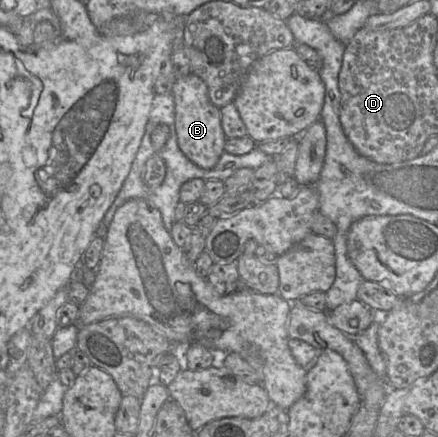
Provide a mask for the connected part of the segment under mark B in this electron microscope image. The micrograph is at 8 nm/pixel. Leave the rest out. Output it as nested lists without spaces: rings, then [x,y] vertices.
[[[190,73],[174,83],[175,130],[178,146],[184,155],[203,169],[212,169],[224,152],[226,136],[221,126],[220,109],[209,99],[206,83]]]

